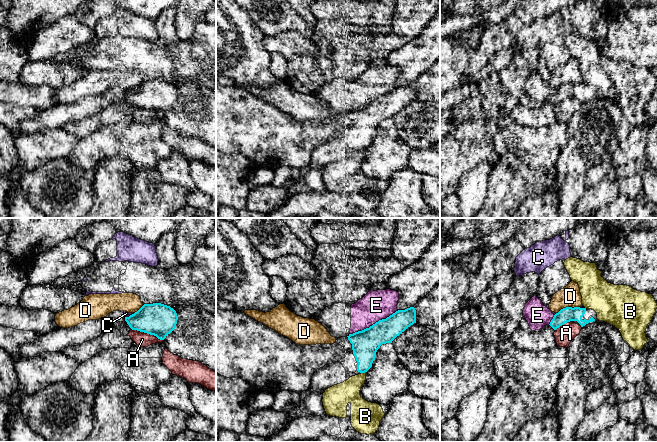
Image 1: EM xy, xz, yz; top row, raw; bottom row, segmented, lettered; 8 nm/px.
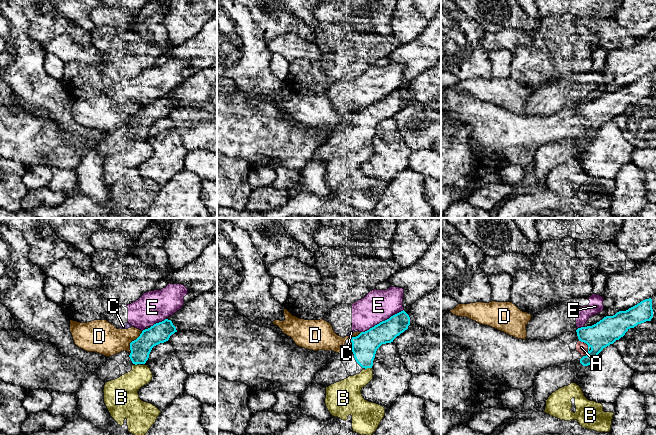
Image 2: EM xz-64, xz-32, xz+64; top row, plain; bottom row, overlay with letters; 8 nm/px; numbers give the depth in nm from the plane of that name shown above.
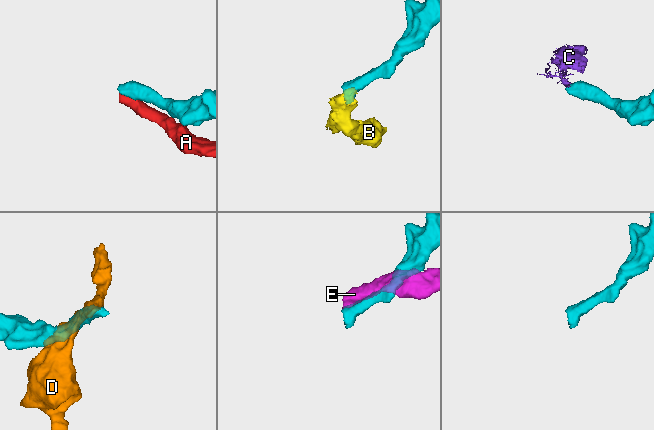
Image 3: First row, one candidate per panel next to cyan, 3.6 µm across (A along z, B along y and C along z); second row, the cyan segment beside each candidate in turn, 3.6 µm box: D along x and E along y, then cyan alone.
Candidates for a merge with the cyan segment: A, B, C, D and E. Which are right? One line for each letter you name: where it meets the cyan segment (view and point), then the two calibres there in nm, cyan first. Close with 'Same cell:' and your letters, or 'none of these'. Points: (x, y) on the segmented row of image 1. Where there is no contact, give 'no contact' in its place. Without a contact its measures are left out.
Same cell: none of these

